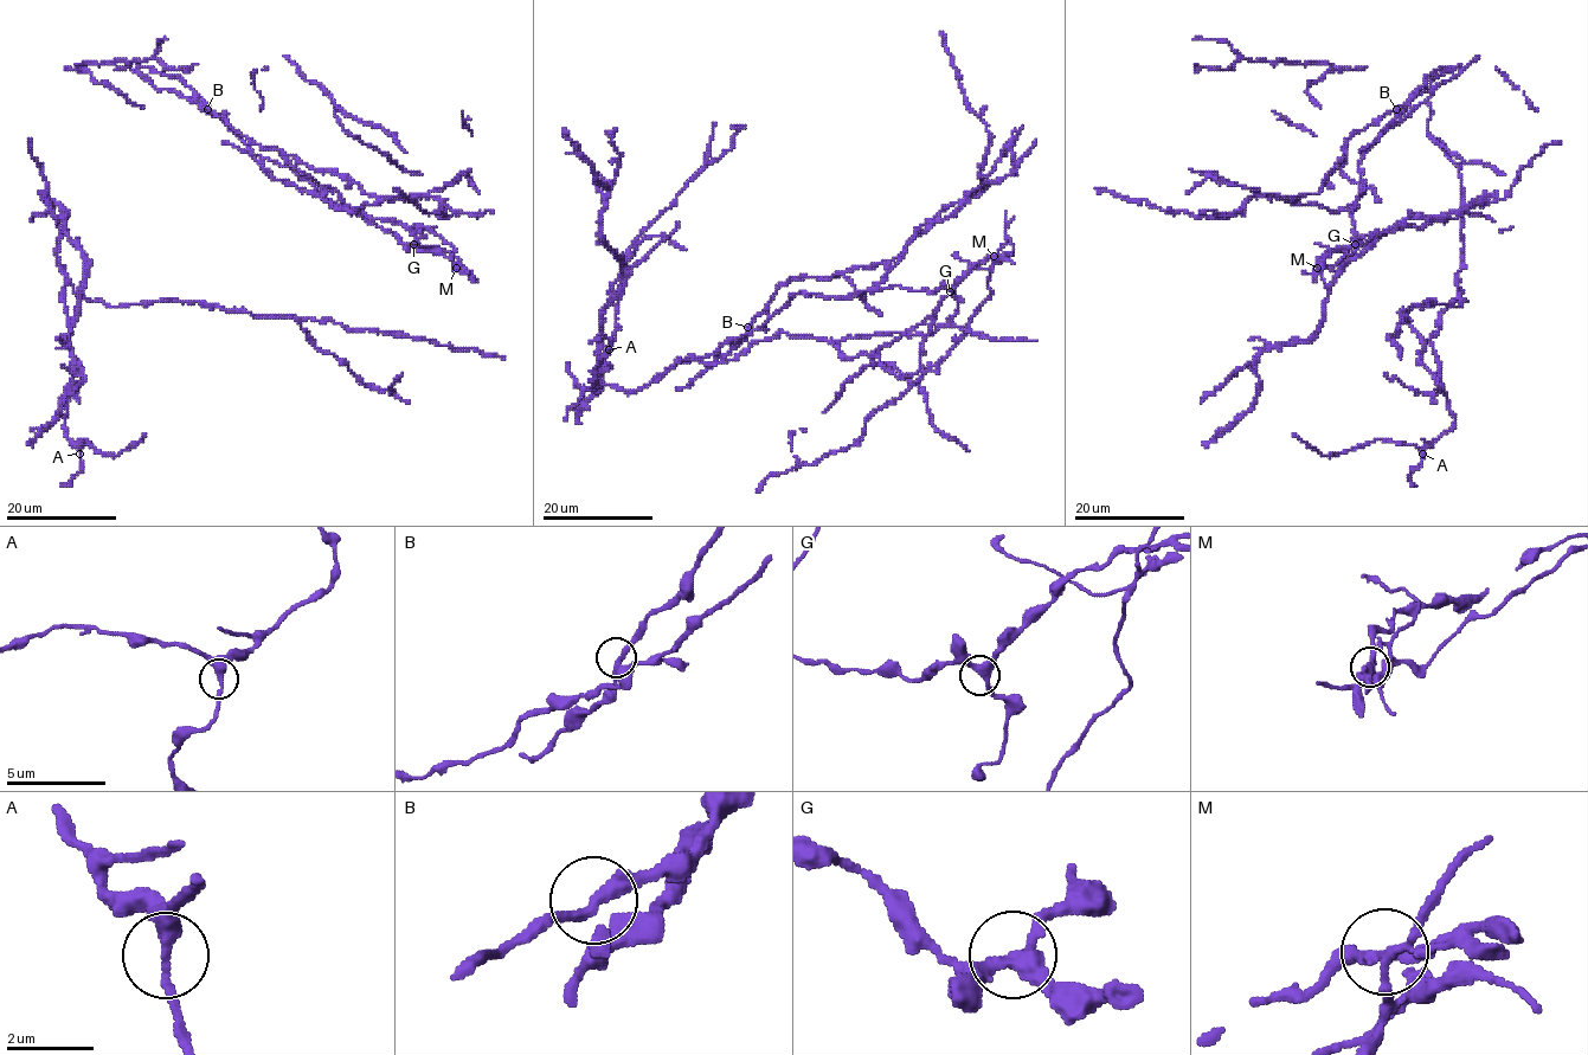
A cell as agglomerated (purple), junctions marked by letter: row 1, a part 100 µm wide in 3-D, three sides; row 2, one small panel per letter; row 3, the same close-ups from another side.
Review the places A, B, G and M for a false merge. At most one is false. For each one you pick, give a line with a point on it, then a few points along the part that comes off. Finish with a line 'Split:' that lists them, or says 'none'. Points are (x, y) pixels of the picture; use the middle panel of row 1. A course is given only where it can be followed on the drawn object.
M: (994, 256) | (994, 256), (991, 294), (938, 364), (876, 410), (855, 444), (772, 474), (757, 491)
Split: M

